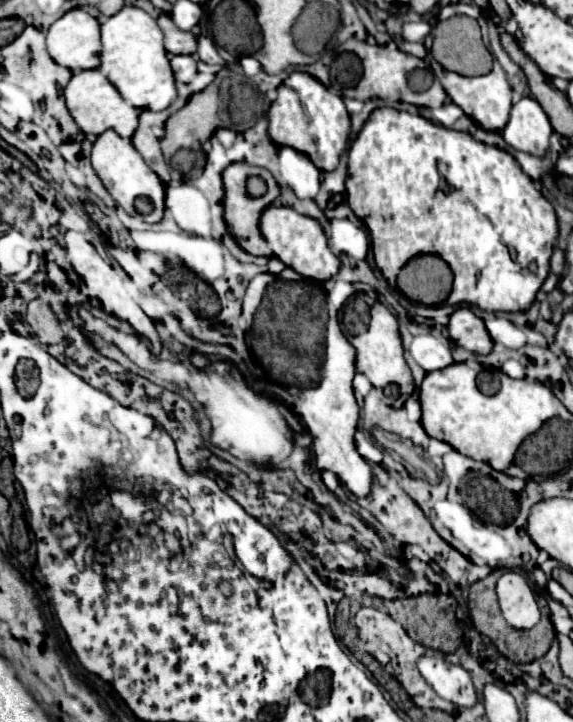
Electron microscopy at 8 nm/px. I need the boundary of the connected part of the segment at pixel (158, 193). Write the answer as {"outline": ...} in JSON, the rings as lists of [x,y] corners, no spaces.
{"outline":[[[107,130],[103,134],[97,136],[95,144],[93,144],[93,152],[91,152],[91,164],[97,172],[97,176],[101,178],[103,186],[107,188],[107,192],[115,198],[115,202],[131,216],[141,216],[135,210],[135,198],[139,196],[147,196],[153,204],[153,212],[145,216],[145,222],[159,222],[163,218],[163,210],[165,210],[165,188],[159,180],[159,176],[145,164],[145,160],[141,158],[141,154],[135,150],[135,146],[131,144],[131,140],[121,138],[117,132]]]}

